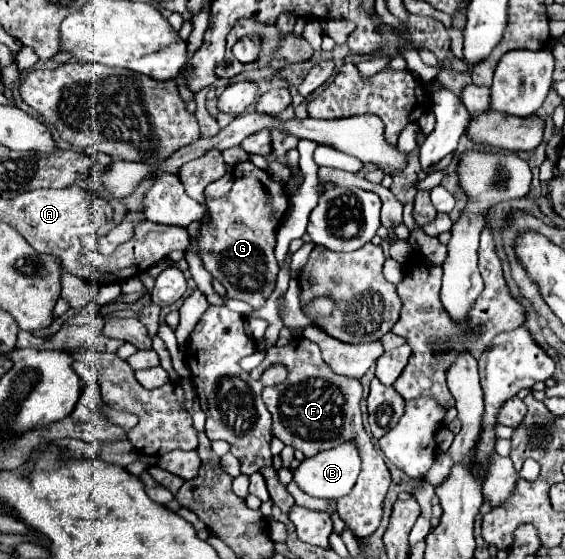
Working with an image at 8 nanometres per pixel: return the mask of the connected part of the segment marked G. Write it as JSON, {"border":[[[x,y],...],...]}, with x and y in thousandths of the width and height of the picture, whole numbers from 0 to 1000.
{"border":[[[442,288],[421,292],[411,320],[414,331],[400,352],[365,352],[372,392],[354,403],[347,420],[350,460],[358,463],[361,481],[400,513],[407,535],[460,553],[485,521],[488,492],[496,485],[485,460],[485,438],[488,410],[510,374],[510,349],[503,331],[488,327],[471,306],[450,299]]]}

